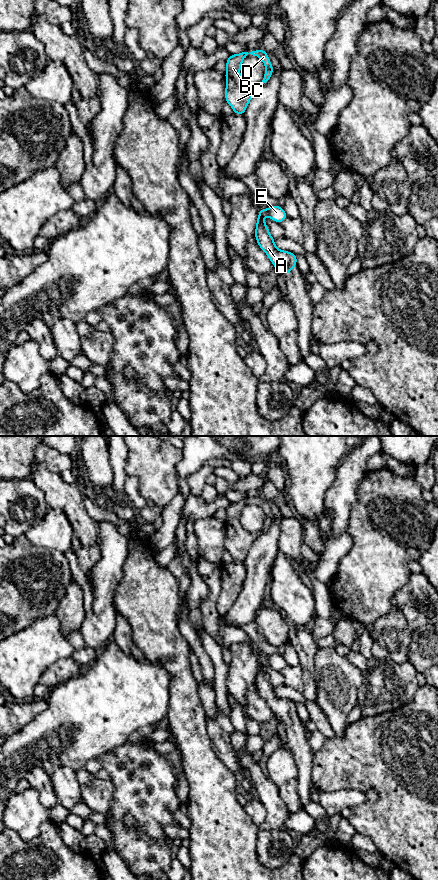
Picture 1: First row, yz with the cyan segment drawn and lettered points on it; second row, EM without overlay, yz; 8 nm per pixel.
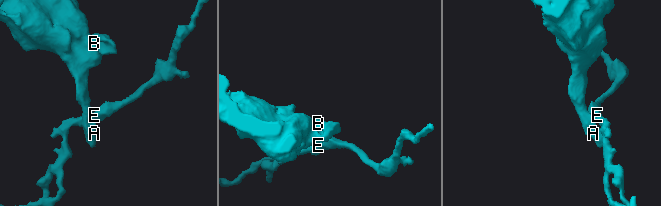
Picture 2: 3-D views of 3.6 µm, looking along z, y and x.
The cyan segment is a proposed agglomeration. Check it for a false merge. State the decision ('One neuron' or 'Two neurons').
Two neurons

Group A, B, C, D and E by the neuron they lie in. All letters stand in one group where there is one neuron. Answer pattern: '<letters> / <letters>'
A B C D / E

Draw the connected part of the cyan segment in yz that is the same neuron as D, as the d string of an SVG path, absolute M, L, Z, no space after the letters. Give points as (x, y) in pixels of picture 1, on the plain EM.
M260 495L259 497L250 500L250 502L263 509L265 513L264 526L261 530L256 532L246 531L241 526L240 516L243 508L248 502L248 500L232 502L226 508L225 549L232 555L234 562L238 563L244 563L249 549L252 547L255 540L269 530L274 519L268 501Z

